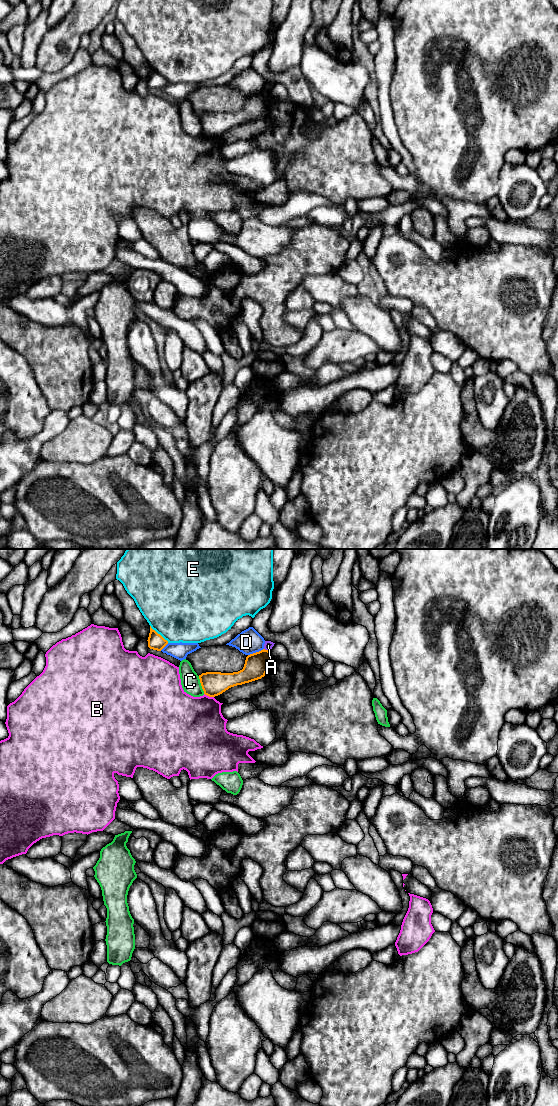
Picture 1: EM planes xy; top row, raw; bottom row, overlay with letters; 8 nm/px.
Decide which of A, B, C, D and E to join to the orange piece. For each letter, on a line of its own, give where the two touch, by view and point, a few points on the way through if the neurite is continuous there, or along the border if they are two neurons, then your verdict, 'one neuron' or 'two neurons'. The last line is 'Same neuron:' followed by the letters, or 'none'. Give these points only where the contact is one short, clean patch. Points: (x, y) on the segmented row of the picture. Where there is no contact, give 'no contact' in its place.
A: xy (267, 650) | along xy (264, 648), (269, 651) | two neurons
B: xy (209, 696) | two neurons
C: xy (201, 685) | two neurons
D: xy (256, 652) | two neurons
E: xy (159, 634) | two neurons
Same neuron: none

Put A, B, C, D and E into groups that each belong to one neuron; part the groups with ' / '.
A / B / C / D / E

